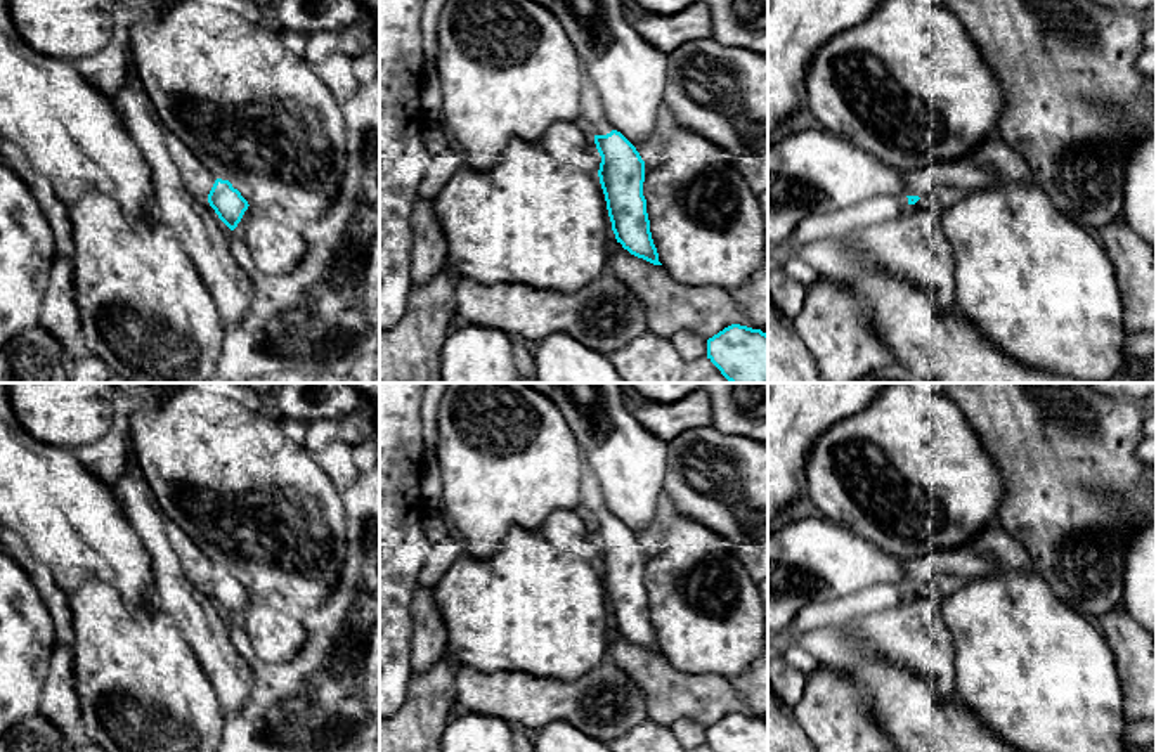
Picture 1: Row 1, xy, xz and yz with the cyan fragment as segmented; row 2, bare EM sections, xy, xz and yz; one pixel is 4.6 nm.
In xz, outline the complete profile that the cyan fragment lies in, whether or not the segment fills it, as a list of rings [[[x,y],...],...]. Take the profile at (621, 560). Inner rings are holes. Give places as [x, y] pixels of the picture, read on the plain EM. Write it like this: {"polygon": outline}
{"polygon": [[[586,459],[581,475],[581,509],[593,520],[601,544],[598,565],[617,631],[631,643],[662,653],[643,584],[645,549],[636,535],[605,509],[600,483]]]}

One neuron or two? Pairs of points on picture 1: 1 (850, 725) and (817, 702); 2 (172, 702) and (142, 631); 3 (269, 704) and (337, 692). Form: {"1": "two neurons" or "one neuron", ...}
{"1": "one neuron", "2": "one neuron", "3": "one neuron"}

